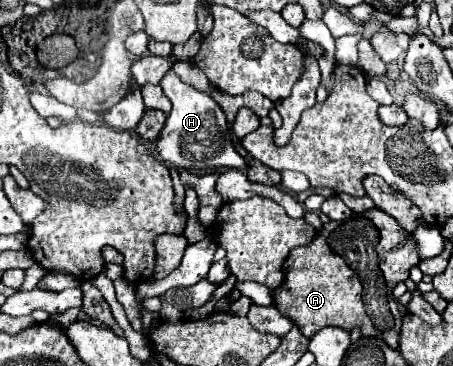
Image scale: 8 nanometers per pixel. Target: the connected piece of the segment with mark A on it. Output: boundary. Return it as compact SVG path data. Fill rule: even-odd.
M372 208L362 214L354 214L342 222L328 222L318 232L316 238L300 248L290 250L288 258L284 260L284 282L282 286L272 290L274 306L290 316L296 326L304 332L304 336L312 338L318 330L326 326L338 326L344 330L352 330L362 326L364 336L378 336L386 340L388 346L398 348L398 332L402 324L402 312L398 310L398 302L392 296L394 286L400 280L406 280L410 268L420 262L420 254L416 242L410 234L386 212Z

